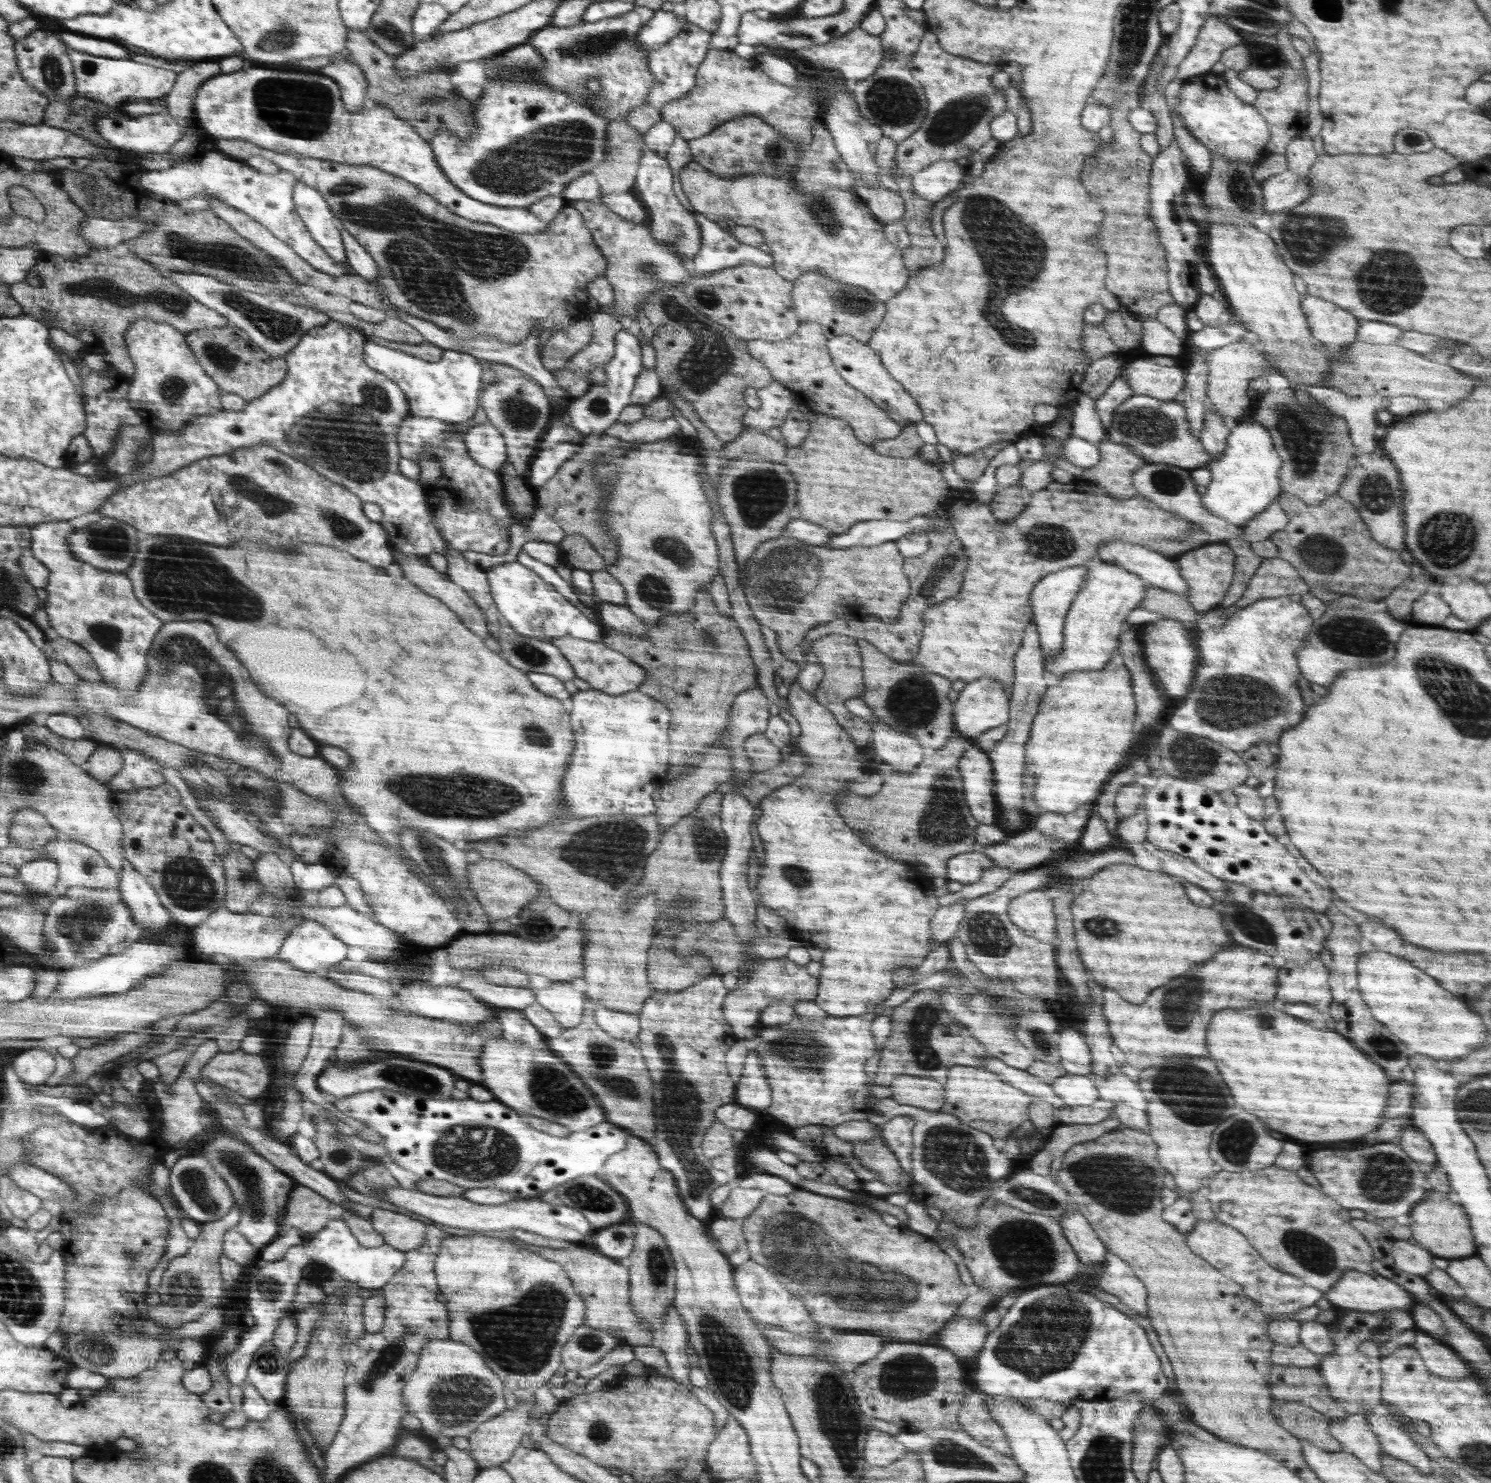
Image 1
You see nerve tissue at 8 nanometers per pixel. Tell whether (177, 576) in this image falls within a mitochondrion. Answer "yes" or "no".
yes

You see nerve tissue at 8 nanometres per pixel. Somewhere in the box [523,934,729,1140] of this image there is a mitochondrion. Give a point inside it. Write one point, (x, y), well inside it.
(551, 1089)

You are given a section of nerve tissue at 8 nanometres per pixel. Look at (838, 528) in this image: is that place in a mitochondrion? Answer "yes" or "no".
no

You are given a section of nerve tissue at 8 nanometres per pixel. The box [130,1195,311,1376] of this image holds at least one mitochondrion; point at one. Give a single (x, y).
(183, 1287)

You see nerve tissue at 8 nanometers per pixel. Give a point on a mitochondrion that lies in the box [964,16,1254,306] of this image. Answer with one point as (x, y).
(1106, 169)

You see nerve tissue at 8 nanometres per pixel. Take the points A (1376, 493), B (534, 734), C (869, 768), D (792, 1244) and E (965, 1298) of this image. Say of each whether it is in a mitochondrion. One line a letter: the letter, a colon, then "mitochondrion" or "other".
A: mitochondrion
B: mitochondrion
C: other
D: mitochondrion
E: other

